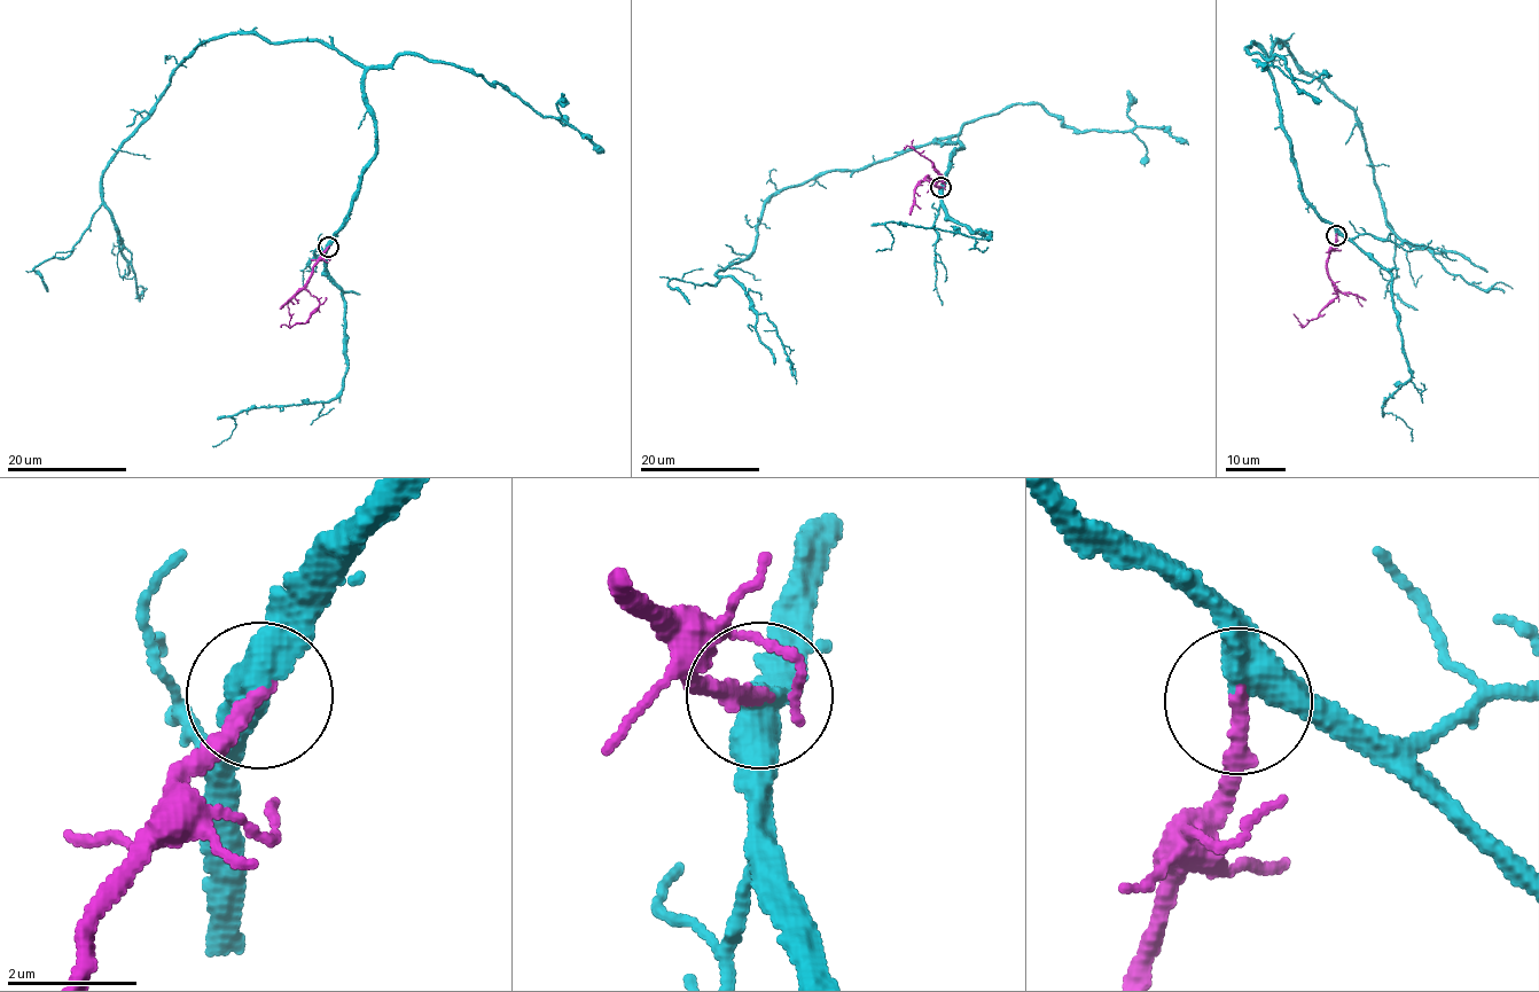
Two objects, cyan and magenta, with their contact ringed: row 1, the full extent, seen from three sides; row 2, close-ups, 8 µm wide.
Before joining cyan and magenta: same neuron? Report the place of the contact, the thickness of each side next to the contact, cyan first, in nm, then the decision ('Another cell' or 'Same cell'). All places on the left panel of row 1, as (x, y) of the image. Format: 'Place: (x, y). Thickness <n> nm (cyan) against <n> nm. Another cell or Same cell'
Place: (328, 247). Thickness 500 nm (cyan) against 280 nm. Same cell

